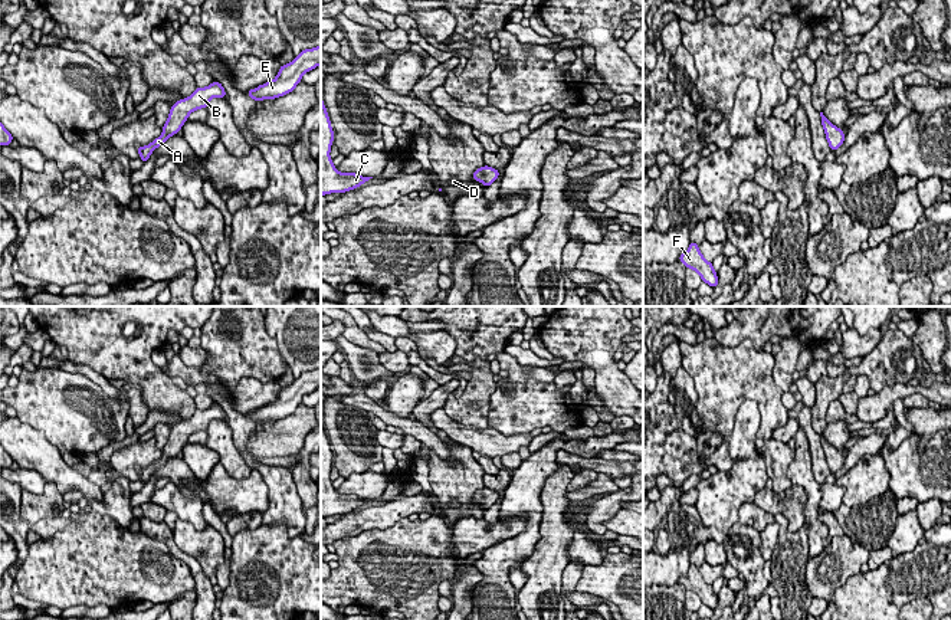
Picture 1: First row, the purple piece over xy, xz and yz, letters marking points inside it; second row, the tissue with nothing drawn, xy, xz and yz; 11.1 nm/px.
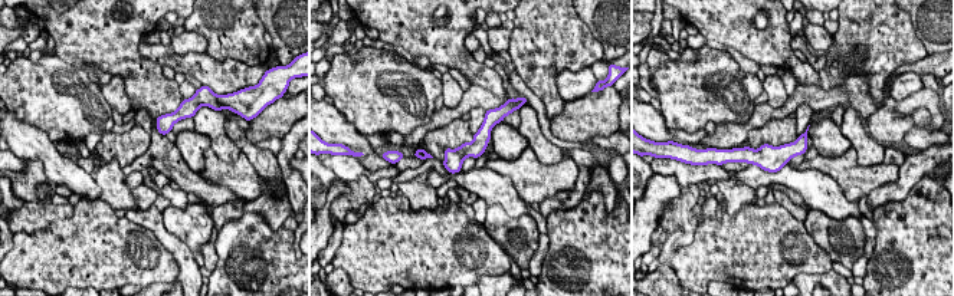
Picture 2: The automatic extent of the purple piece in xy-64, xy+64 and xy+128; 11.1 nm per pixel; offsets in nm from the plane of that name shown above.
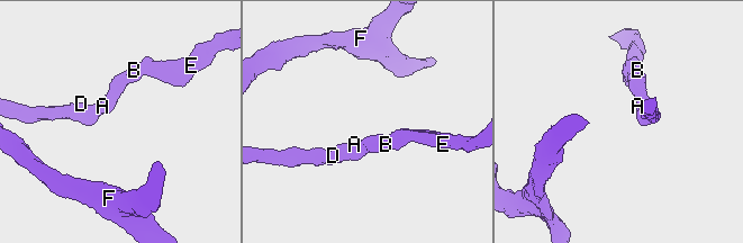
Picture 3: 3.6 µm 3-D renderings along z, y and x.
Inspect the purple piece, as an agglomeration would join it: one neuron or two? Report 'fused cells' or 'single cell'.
single cell

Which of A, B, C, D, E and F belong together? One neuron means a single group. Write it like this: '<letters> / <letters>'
A B C D E F

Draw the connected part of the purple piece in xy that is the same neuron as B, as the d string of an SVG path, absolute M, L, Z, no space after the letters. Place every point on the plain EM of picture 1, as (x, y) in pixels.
M216 401L211 407L206 410L196 410L194 414L186 420L180 421L176 426L171 427L168 440L163 449L163 456L155 460L151 466L144 469L137 469L140 480L147 485L151 475L163 468L171 457L176 457L184 445L187 443L188 437L193 433L197 433L200 430L207 430L211 420L224 420L226 413L222 409L220 404Z

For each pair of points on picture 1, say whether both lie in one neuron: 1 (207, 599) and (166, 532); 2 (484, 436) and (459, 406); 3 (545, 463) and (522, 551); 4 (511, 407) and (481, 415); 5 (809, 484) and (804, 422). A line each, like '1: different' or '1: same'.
1: same
2: different
3: same
4: different
5: different

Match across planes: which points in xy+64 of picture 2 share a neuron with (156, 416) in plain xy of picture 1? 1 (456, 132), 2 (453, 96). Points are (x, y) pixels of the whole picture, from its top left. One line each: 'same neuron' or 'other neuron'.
1: other neuron
2: other neuron

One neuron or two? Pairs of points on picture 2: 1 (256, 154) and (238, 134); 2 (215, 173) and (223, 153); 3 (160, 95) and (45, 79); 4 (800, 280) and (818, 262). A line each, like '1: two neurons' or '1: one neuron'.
1: one neuron
2: two neurons
3: two neurons
4: two neurons

